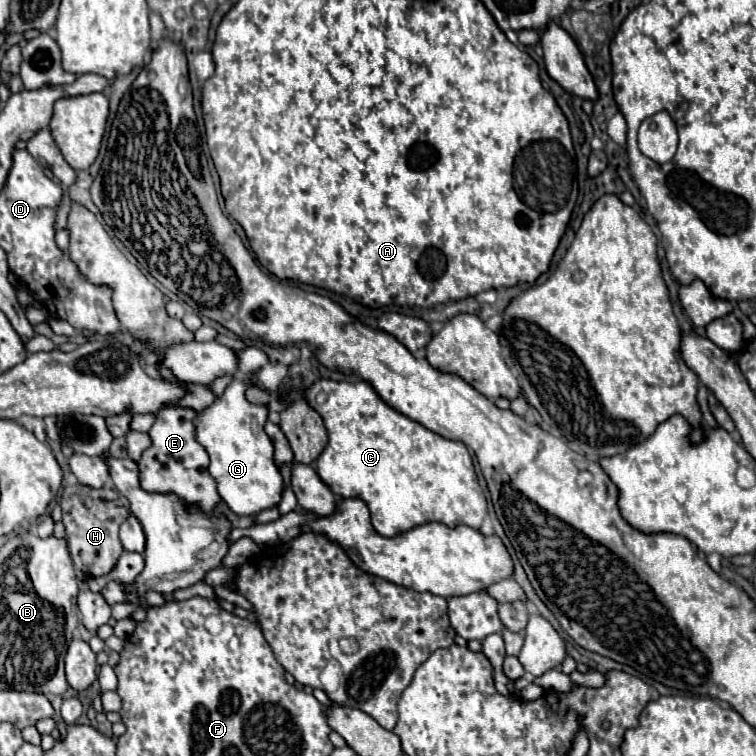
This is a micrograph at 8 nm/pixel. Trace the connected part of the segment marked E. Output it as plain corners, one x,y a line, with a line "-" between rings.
176,406
162,408
156,414
156,422
148,432
152,444
144,450
138,462
140,486
146,492
178,496
178,500
186,506
188,512
210,514
220,504
220,496
216,490
216,480
208,472
210,458
204,446
196,442
194,420
196,420
196,412
190,408
176,408

